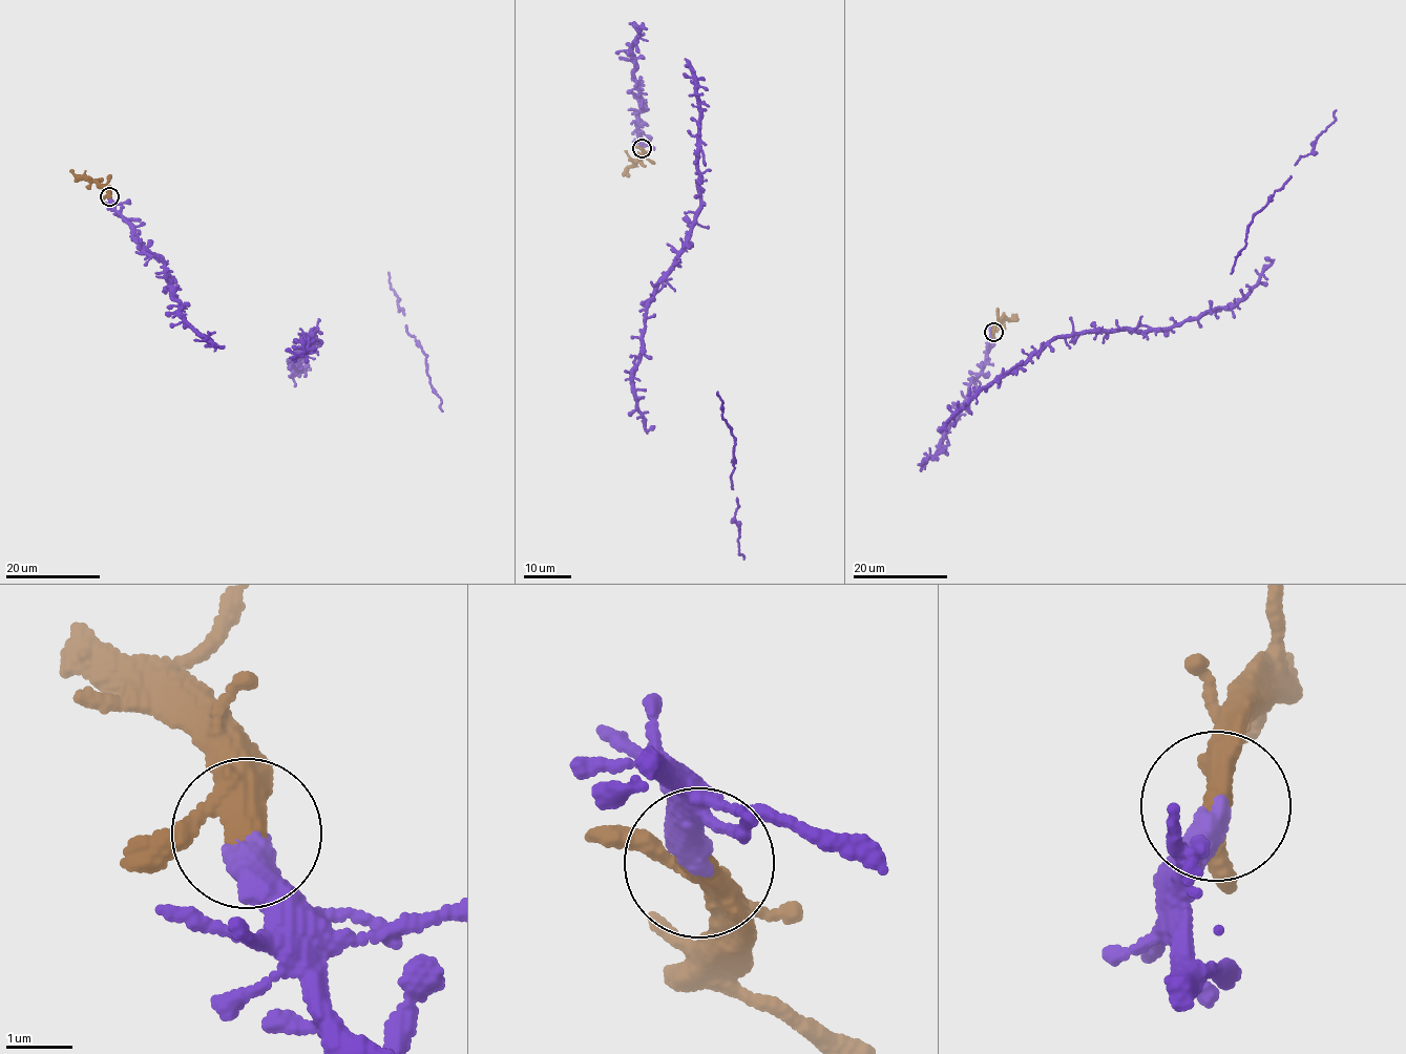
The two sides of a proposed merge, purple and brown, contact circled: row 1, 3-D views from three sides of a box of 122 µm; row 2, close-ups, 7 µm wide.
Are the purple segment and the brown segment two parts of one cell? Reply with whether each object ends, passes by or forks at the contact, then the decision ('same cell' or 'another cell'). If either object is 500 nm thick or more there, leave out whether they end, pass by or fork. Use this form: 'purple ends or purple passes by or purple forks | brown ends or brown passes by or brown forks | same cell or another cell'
purple ends | brown passes by | same cell

